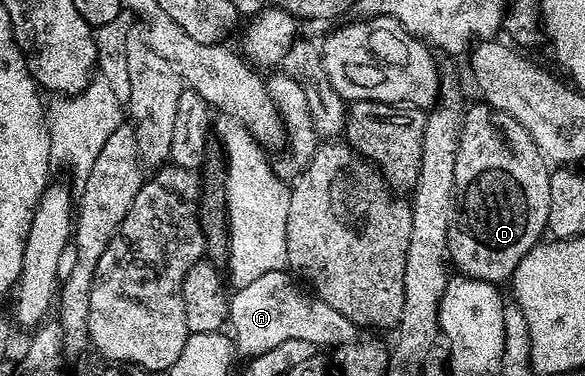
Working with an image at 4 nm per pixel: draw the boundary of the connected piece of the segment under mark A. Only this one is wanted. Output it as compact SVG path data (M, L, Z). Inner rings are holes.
M284 270L266 272L266 276L258 276L258 280L239 287L236 294L229 297L230 330L234 335L235 349L241 355L265 354L286 340L310 342L316 348L335 348L346 342L357 341L358 328L353 322L346 320L342 312L330 308L330 304L313 296L307 289L299 290L291 277L293 275Z

